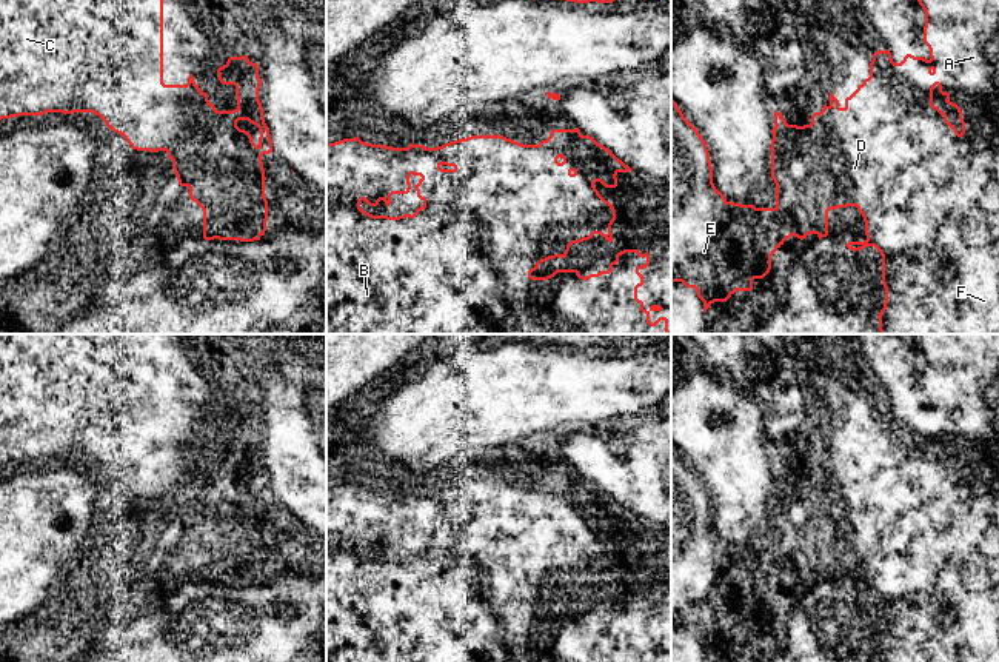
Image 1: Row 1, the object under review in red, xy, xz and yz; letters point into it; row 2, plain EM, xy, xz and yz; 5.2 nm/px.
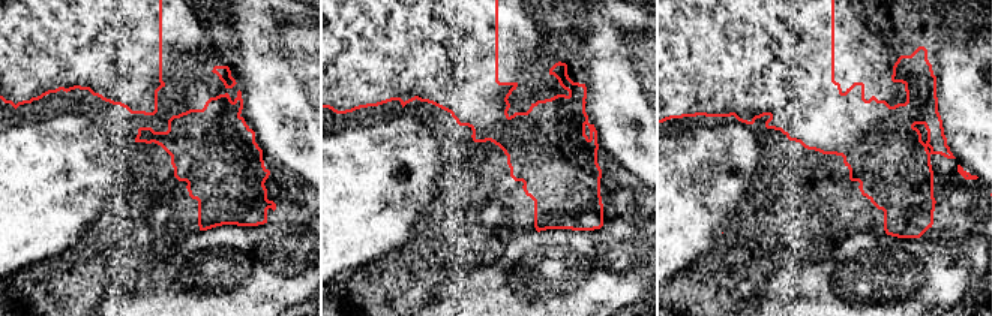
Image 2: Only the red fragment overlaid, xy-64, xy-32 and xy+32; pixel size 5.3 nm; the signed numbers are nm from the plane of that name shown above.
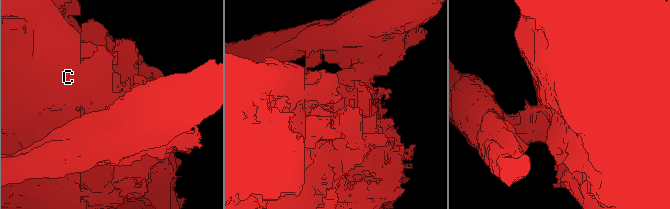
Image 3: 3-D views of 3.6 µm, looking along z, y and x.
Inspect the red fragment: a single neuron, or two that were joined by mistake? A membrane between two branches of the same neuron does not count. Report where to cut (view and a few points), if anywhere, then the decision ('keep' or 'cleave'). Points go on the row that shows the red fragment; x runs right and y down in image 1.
yz (827, 106), (855, 205) | cleave

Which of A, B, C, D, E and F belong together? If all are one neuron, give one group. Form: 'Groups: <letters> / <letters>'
Groups: A B C D F / E

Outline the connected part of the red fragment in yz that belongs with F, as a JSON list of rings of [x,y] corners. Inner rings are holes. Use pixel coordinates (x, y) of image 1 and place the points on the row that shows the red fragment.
[[[917,0],[925,12],[925,26],[924,26],[924,43],[930,49],[930,60],[924,57],[914,57],[907,54],[900,63],[894,63],[891,52],[876,51],[870,63],[870,77],[864,80],[857,89],[845,99],[845,106],[839,106],[839,100],[830,92],[830,119],[834,135],[839,142],[845,172],[850,176],[854,191],[854,206],[862,214],[865,222],[865,236],[864,242],[848,242],[845,246],[851,251],[859,251],[867,246],[874,246],[882,256],[882,285],[885,288],[885,302],[884,308],[879,313],[879,331],[880,334],[999,334],[999,0]],[[939,86],[939,92],[945,95],[945,103],[954,106],[959,112],[959,120],[962,123],[962,132],[959,134],[954,125],[947,120],[947,114],[942,112],[937,106],[933,105],[933,89]]]

